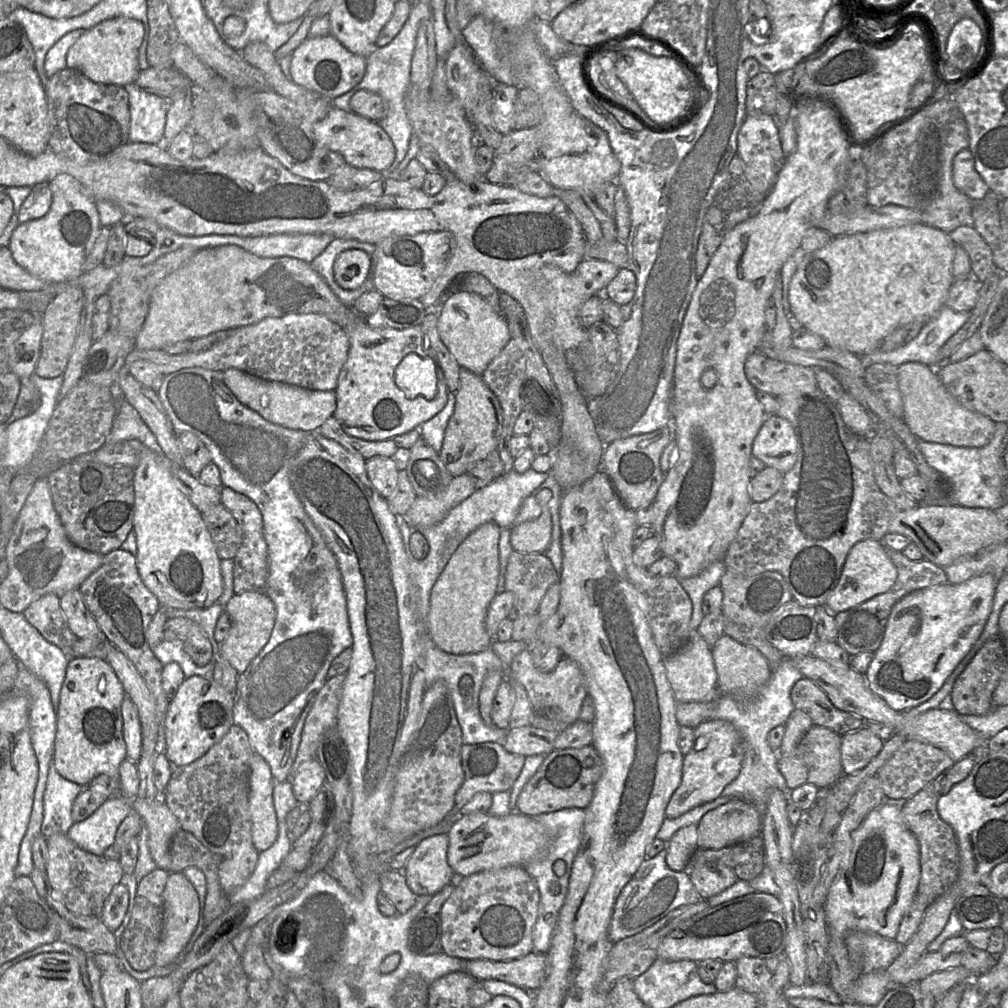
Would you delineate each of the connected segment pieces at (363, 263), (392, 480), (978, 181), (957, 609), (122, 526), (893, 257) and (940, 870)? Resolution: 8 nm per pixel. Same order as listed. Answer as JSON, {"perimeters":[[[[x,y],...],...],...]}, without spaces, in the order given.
{"perimeters":[[[[360,249],[342,252],[336,258],[333,266],[337,284],[346,290],[354,290],[363,285],[370,278],[371,269],[371,256]]],[[[374,456],[366,460],[367,475],[376,488],[384,497],[388,498],[394,492],[399,470],[391,457]]],[[[969,149],[956,154],[952,170],[955,186],[974,202],[985,199],[990,193],[989,186],[975,168],[975,159]]],[[[983,574],[959,584],[919,589],[901,598],[891,609],[882,642],[865,673],[871,691],[897,711],[930,699],[981,635],[997,582],[992,574]]],[[[93,461],[65,462],[47,479],[55,510],[72,543],[102,555],[120,548],[133,529],[134,468]]],[[[924,223],[834,237],[832,242],[824,248],[805,254],[802,262],[799,264],[789,286],[788,297],[791,311],[805,329],[822,337],[828,346],[849,351],[860,357],[867,356],[875,351],[879,351],[879,346],[884,339],[898,327],[913,321],[928,322],[945,306],[948,293],[955,282],[953,276],[955,249],[956,244],[947,232]]],[[[972,755],[962,758],[918,793],[907,799],[902,807],[903,819],[917,838],[920,848],[921,873],[916,897],[927,907],[956,882],[960,867],[958,841],[953,828],[938,814],[938,800],[947,794],[955,784],[966,779],[975,765],[976,759]]]]}

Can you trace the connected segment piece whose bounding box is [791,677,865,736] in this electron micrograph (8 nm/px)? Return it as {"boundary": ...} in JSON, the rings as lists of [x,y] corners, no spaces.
{"boundary":[[[802,678],[791,689],[795,709],[807,713],[813,724],[826,727],[840,736],[857,731],[865,720],[834,706],[826,693],[812,680]]]}

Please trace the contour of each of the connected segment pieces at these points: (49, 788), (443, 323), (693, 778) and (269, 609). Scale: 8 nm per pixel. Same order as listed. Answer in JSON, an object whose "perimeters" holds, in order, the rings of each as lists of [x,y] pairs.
{"perimeters":[[[[52,758],[44,793],[42,834],[46,839],[56,832],[68,834],[74,824],[72,806],[83,788],[85,787],[62,777],[56,770]]],[[[457,291],[445,301],[438,314],[438,332],[446,347],[454,356],[460,367],[481,375],[490,361],[498,355],[511,339],[508,324],[501,313],[493,308],[479,295],[471,292]]],[[[708,719],[699,724],[694,730],[693,747],[683,759],[681,782],[665,809],[666,818],[677,818],[721,796],[723,789],[739,775],[743,757],[743,739],[730,722]]],[[[246,591],[234,593],[225,606],[225,612],[230,618],[230,628],[226,639],[220,644],[219,655],[241,674],[268,642],[275,624],[275,606],[264,592]]]]}

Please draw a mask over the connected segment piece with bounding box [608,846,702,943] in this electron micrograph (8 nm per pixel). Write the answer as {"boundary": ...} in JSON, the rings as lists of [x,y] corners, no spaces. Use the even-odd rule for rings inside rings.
{"boundary":[[[667,846],[653,858],[646,858],[617,897],[608,928],[612,943],[637,934],[675,909],[699,902],[702,898],[687,871],[674,871],[666,863]]]}

